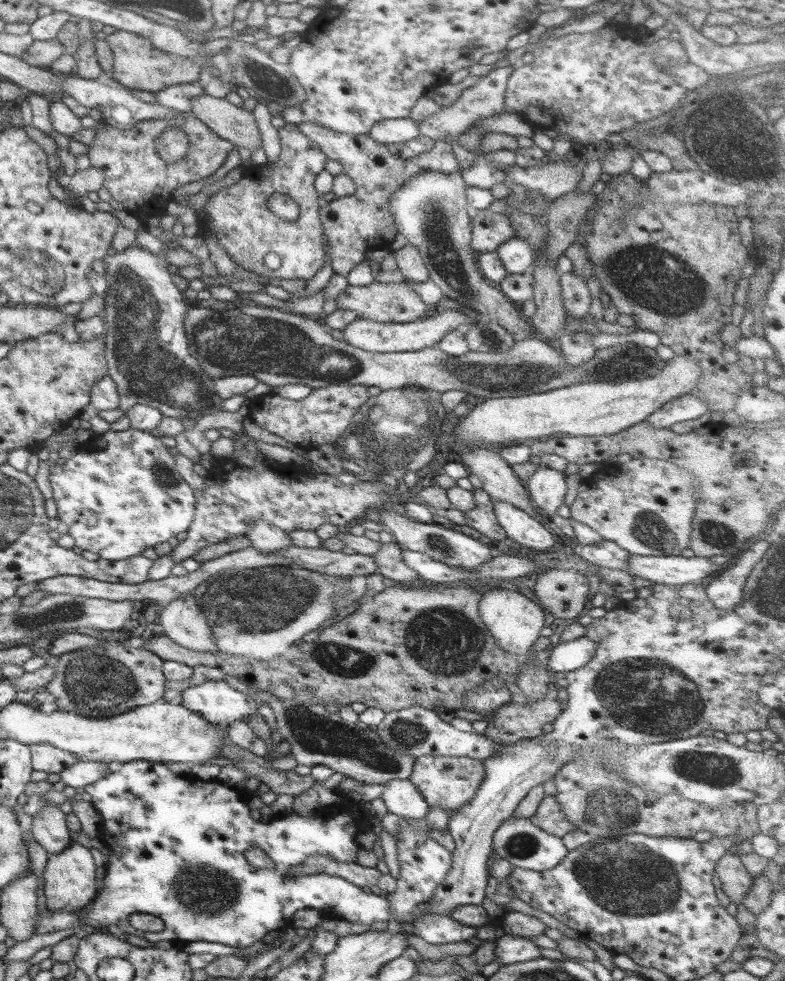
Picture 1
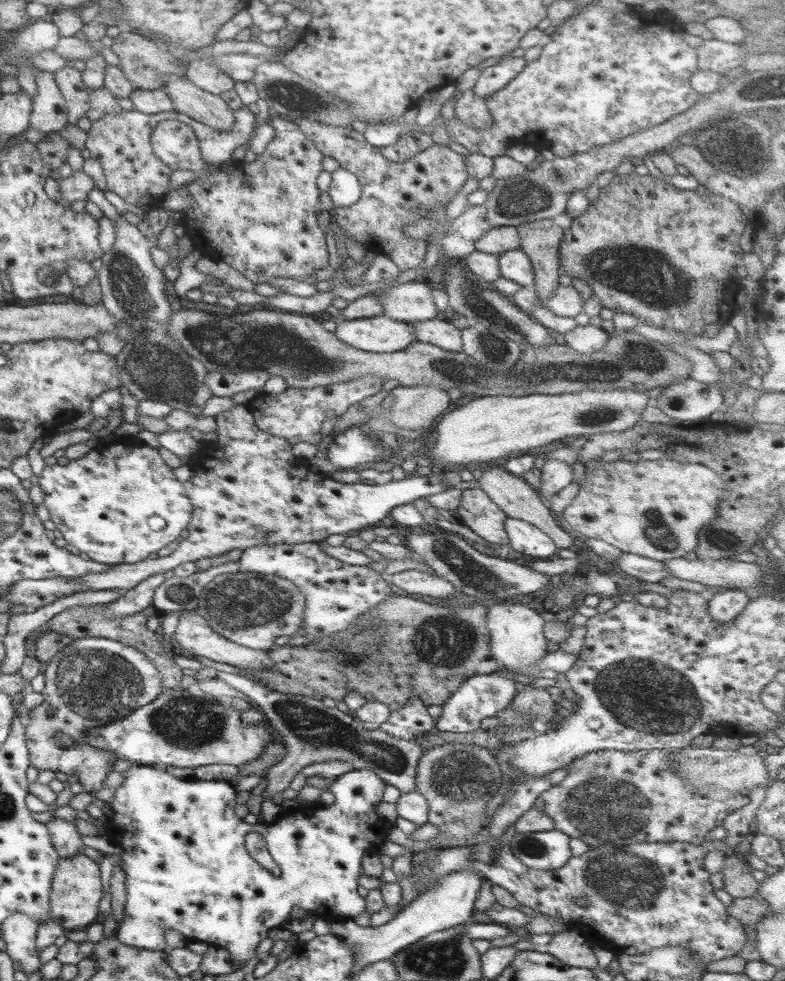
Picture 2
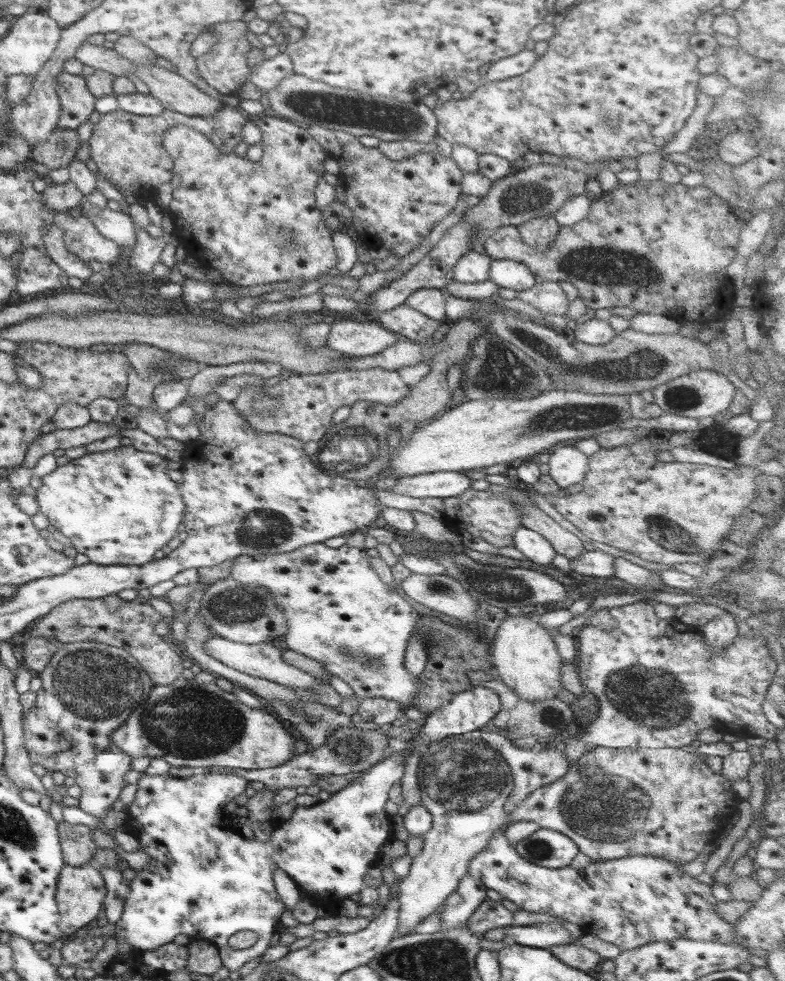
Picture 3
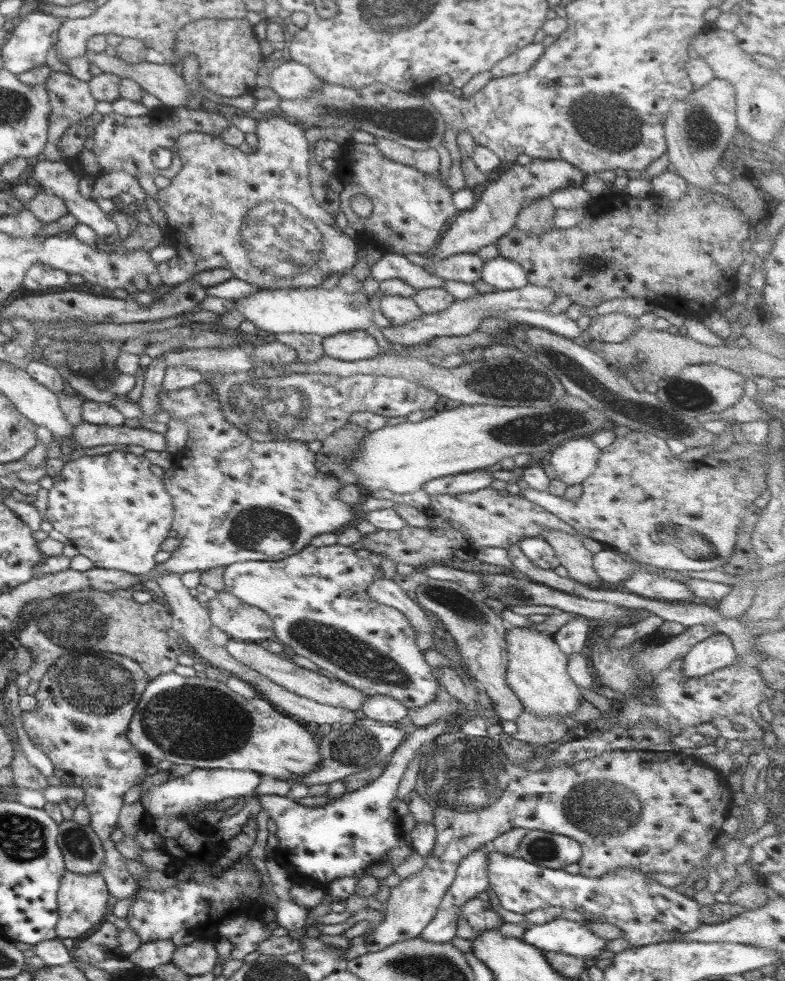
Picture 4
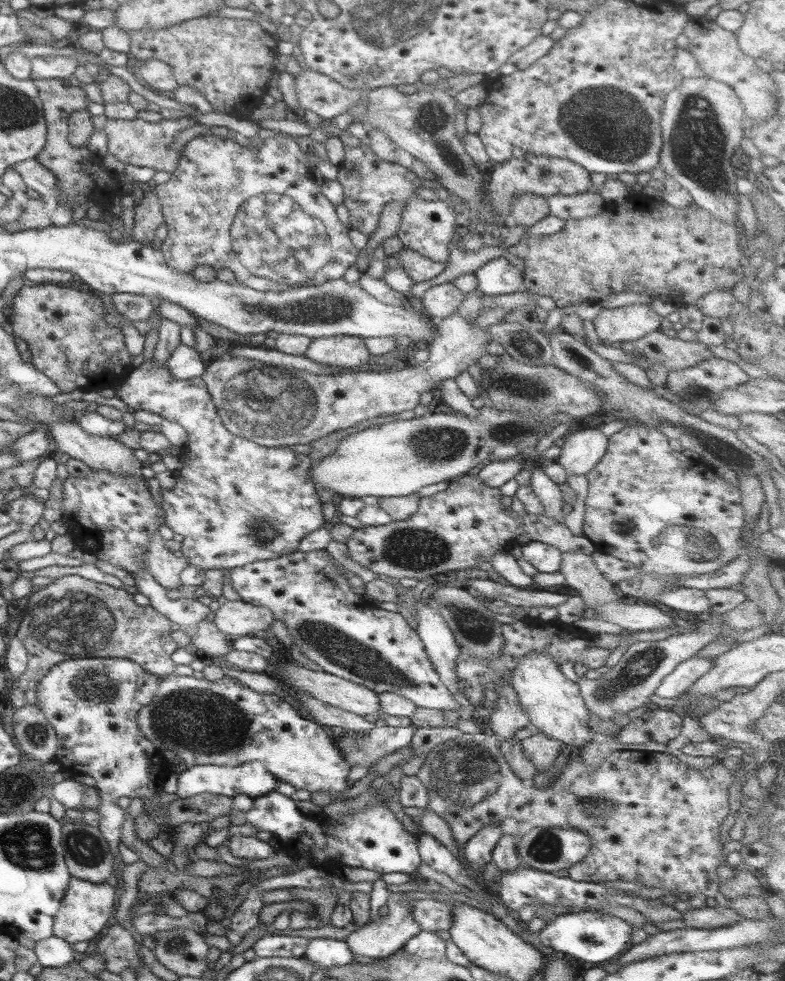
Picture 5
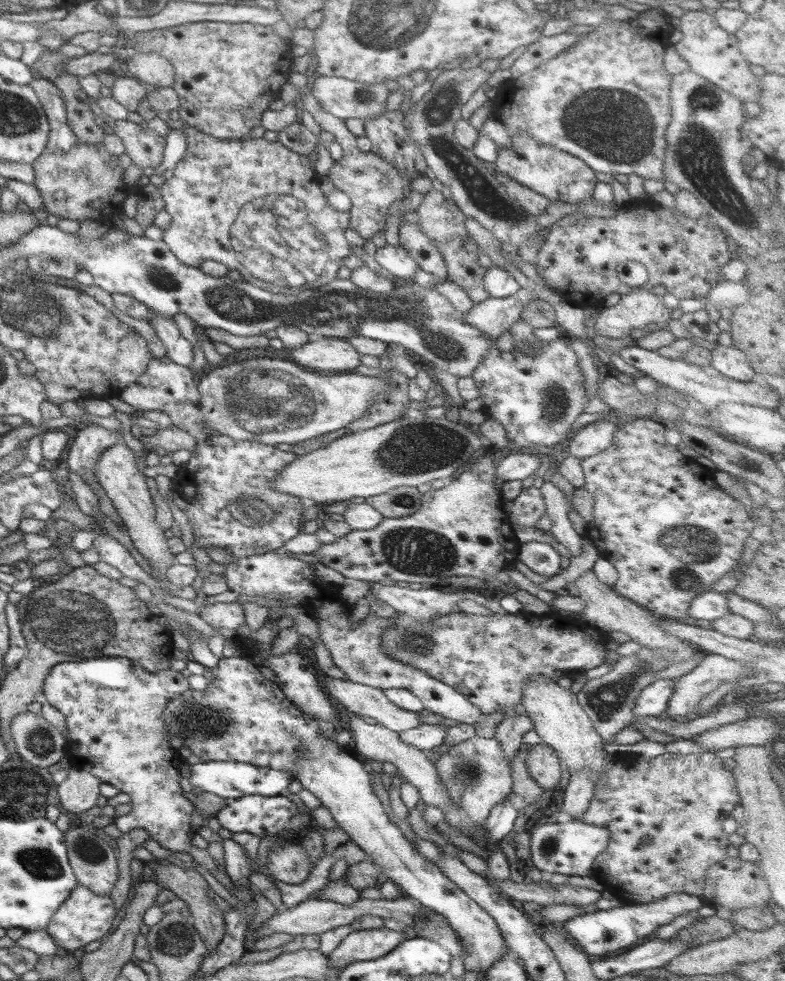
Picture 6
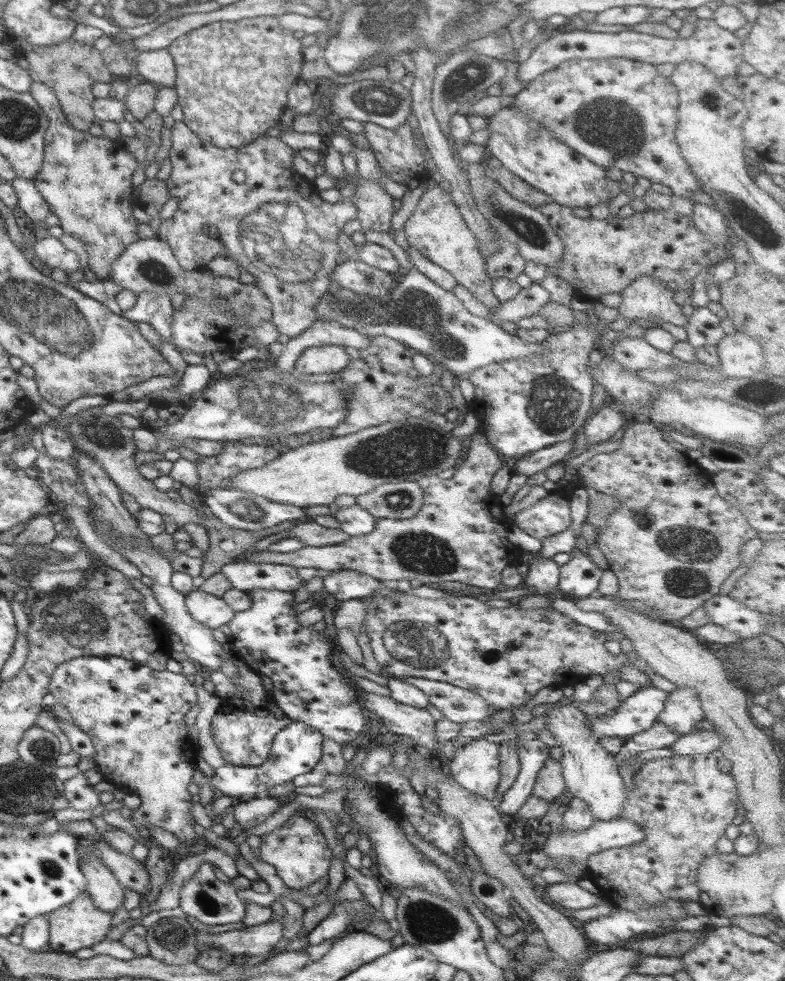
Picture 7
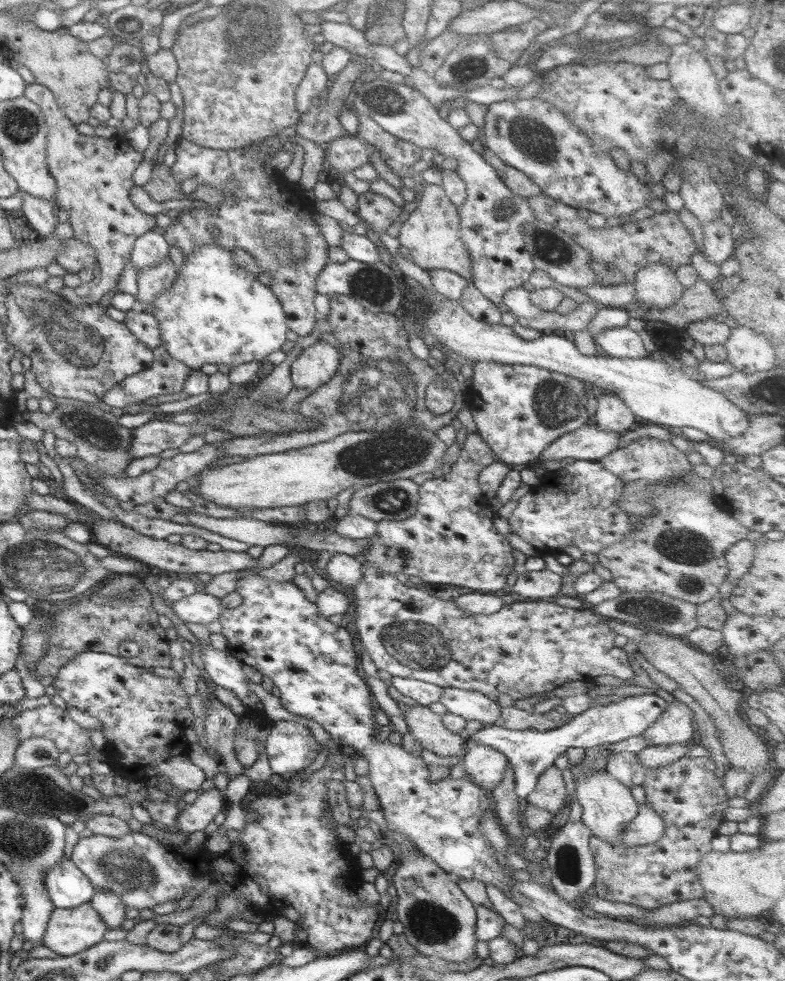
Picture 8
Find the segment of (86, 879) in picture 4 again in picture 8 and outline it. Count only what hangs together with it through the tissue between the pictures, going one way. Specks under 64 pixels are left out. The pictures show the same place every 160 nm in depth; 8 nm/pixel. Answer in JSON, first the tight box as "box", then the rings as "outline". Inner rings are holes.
{"box":[40,902,106,956],"outline":[[[89,902],[70,909],[53,907],[40,943],[61,956],[71,956],[103,941],[106,930]]]}

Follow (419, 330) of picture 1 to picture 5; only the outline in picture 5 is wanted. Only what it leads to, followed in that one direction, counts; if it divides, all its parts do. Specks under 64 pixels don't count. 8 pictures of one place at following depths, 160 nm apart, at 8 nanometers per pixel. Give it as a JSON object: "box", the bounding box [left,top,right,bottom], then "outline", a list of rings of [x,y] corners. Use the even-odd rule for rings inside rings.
{"box":[303,335,371,369],"outline":[[[343,335],[312,339],[303,356],[321,364],[348,369],[368,364],[371,360],[364,339]]]}

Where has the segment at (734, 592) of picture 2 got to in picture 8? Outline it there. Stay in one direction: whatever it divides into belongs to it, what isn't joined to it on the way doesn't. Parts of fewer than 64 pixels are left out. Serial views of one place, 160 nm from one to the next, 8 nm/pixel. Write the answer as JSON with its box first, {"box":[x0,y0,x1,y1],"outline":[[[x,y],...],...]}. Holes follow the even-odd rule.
{"box":[468,693,666,802],"outline":[[[656,693],[641,694],[624,697],[615,703],[607,703],[589,707],[580,714],[572,717],[569,722],[553,730],[543,732],[535,730],[508,730],[491,725],[490,728],[477,730],[468,740],[473,744],[489,746],[496,752],[503,754],[514,774],[514,792],[521,802],[533,793],[539,775],[567,748],[591,748],[595,746],[609,746],[621,742],[631,736],[643,735],[643,732],[657,719],[666,707],[666,702]]]}

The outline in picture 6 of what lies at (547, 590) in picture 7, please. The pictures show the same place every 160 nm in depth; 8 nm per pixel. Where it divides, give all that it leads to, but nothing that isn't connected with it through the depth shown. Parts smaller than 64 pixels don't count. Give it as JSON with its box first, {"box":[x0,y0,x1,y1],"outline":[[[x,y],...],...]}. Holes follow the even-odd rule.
{"box":[517,541,560,577],"outline":[[[529,541],[520,544],[517,559],[539,576],[552,577],[560,570],[560,556],[549,543]]]}

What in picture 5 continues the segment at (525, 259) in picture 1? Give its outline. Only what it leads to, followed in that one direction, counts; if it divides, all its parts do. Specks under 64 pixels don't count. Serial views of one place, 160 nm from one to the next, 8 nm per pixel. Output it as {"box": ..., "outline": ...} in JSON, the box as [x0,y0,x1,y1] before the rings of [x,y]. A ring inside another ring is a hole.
{"box":[472,256,522,296],"outline":[[[505,256],[489,260],[472,274],[477,279],[477,290],[485,296],[513,294],[522,288],[522,274]]]}

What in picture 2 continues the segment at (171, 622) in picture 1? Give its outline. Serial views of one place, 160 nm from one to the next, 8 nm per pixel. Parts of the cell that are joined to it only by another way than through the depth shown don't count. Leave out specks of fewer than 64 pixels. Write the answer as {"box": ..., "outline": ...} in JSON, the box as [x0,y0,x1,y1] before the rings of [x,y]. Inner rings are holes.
{"box":[170,610,272,670],"outline":[[[195,610],[178,613],[177,625],[170,639],[176,648],[181,648],[194,655],[205,656],[209,660],[224,662],[225,664],[230,664],[241,669],[263,670],[264,668],[270,667],[272,663],[268,657],[268,650],[251,650],[246,646],[229,642],[229,640],[223,638],[214,630],[211,630],[206,620],[195,612]]]}

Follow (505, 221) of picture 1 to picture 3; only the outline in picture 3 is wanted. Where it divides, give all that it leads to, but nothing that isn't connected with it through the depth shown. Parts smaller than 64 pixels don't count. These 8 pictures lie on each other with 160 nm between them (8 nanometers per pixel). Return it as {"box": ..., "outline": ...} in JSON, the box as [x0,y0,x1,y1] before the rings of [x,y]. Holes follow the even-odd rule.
{"box":[483,181,751,324],"outline":[[[635,181],[632,185],[622,184],[618,185],[609,192],[602,193],[600,197],[591,198],[590,207],[587,217],[579,220],[571,226],[560,226],[558,230],[558,237],[555,241],[549,244],[547,253],[539,253],[527,247],[525,242],[520,240],[518,230],[515,226],[501,226],[496,228],[490,234],[485,236],[483,241],[483,249],[485,255],[489,256],[492,260],[511,260],[521,262],[523,266],[527,266],[527,270],[537,278],[538,281],[549,282],[569,282],[578,292],[578,296],[583,300],[587,308],[591,310],[599,309],[613,309],[614,307],[625,307],[635,311],[635,313],[650,313],[668,317],[678,320],[679,323],[695,324],[695,320],[701,318],[703,312],[709,310],[709,306],[713,304],[721,304],[723,302],[723,310],[725,306],[729,308],[733,304],[733,295],[735,289],[726,276],[726,267],[732,262],[733,258],[737,255],[736,249],[738,246],[738,237],[740,230],[747,224],[751,215],[749,211],[744,211],[734,207],[731,203],[718,197],[713,192],[710,192],[702,184],[699,187],[686,187],[681,183],[677,184],[663,184],[657,181]]]}

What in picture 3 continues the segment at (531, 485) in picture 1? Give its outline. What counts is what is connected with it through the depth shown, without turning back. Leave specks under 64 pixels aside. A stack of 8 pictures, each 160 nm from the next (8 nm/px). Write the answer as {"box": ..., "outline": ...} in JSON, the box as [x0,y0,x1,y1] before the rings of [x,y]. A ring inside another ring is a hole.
{"box":[547,443,587,490],"outline":[[[572,443],[553,448],[547,462],[548,475],[561,490],[577,484],[587,472],[587,456],[579,452]]]}

